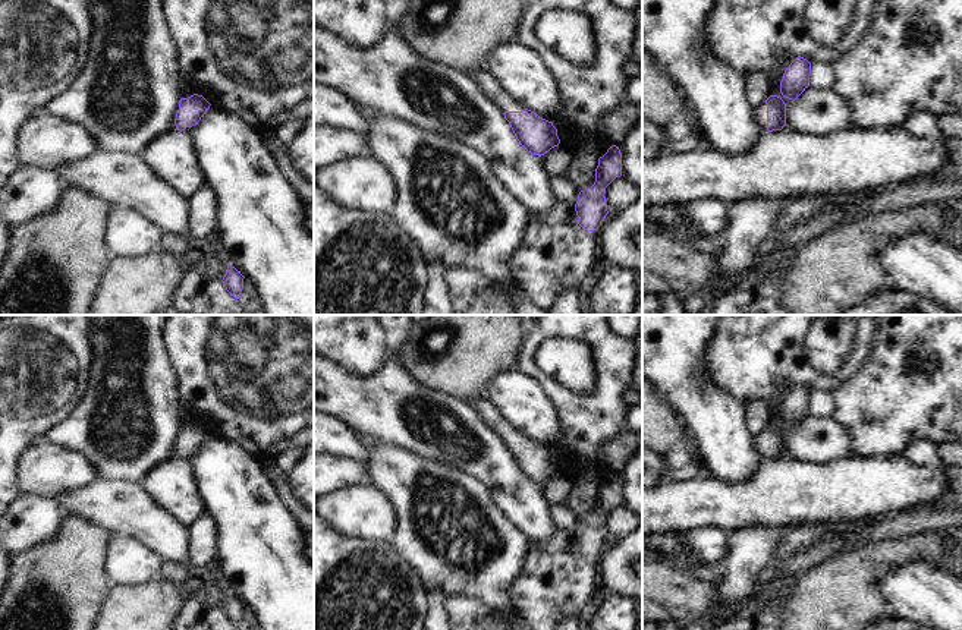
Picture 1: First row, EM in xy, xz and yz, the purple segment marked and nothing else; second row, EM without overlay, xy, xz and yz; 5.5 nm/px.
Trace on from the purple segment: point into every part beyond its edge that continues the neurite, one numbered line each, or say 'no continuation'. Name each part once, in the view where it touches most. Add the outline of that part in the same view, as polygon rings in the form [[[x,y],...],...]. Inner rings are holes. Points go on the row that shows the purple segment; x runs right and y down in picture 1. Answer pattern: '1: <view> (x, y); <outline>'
1: yz (761, 110); [[[765,101],[755,108],[755,117],[760,126],[767,132],[767,104]]]

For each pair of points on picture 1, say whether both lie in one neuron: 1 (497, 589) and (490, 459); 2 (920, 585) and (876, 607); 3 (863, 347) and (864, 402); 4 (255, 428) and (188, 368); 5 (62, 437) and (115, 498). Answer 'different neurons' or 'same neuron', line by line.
1: different neurons
2: different neurons
3: different neurons
4: same neuron
5: different neurons

